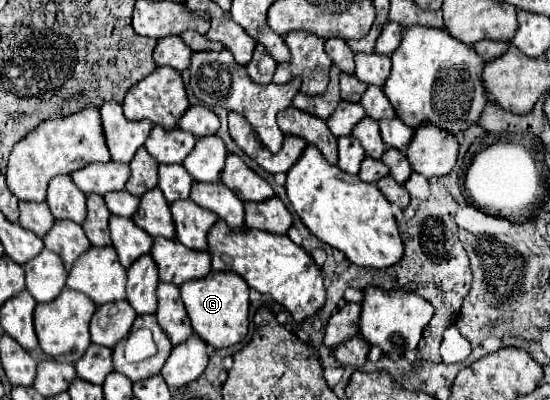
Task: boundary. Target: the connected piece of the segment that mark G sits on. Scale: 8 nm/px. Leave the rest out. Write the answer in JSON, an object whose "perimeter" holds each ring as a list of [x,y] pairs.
{"perimeter":[[[211,272],[205,280],[189,280],[181,286],[181,298],[193,330],[213,348],[229,348],[249,332],[249,286],[233,272]]]}

